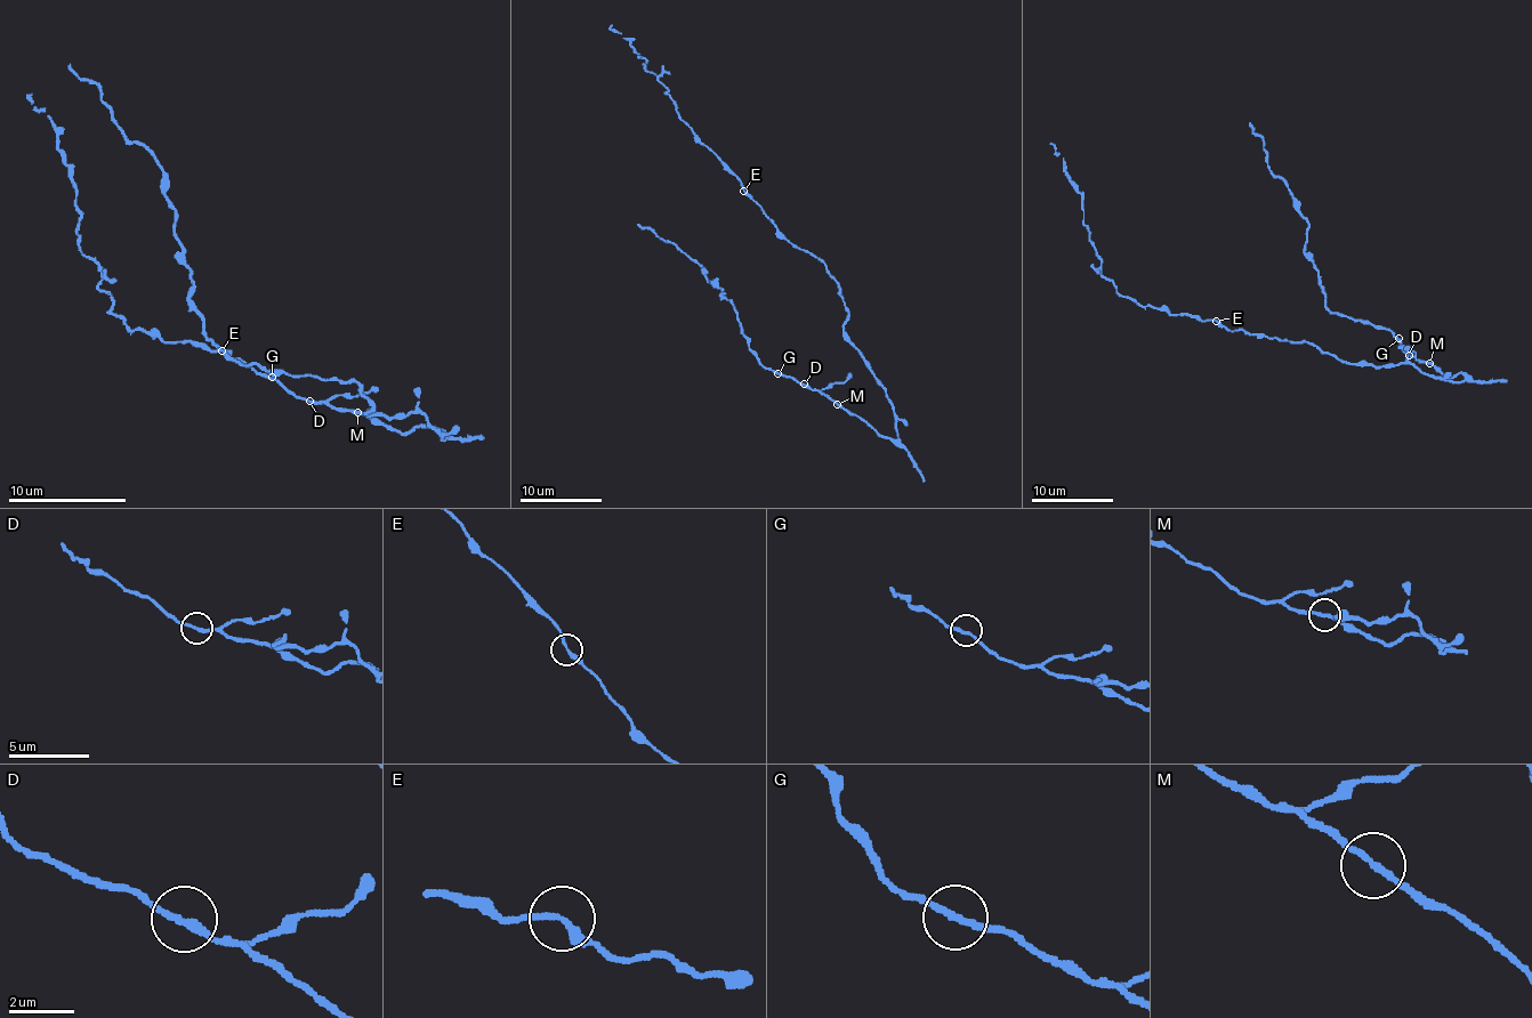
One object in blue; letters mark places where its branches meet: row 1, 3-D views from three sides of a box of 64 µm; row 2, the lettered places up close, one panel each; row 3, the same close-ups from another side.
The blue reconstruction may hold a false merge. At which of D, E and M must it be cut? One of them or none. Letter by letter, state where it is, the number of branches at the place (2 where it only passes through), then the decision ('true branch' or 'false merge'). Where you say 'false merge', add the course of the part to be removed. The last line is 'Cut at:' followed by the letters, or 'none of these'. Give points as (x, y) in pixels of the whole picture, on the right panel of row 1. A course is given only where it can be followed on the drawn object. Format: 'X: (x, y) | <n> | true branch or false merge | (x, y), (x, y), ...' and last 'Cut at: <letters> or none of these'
D: (1409, 355) | 2 | true branch
E: (1216, 321) | 2 | true branch
M: (1429, 363) | 2 | true branch
Cut at: none of these

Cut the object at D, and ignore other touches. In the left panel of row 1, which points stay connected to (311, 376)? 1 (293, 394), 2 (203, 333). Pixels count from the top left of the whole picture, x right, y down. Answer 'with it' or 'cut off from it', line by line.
1: cut off from it
2: cut off from it

